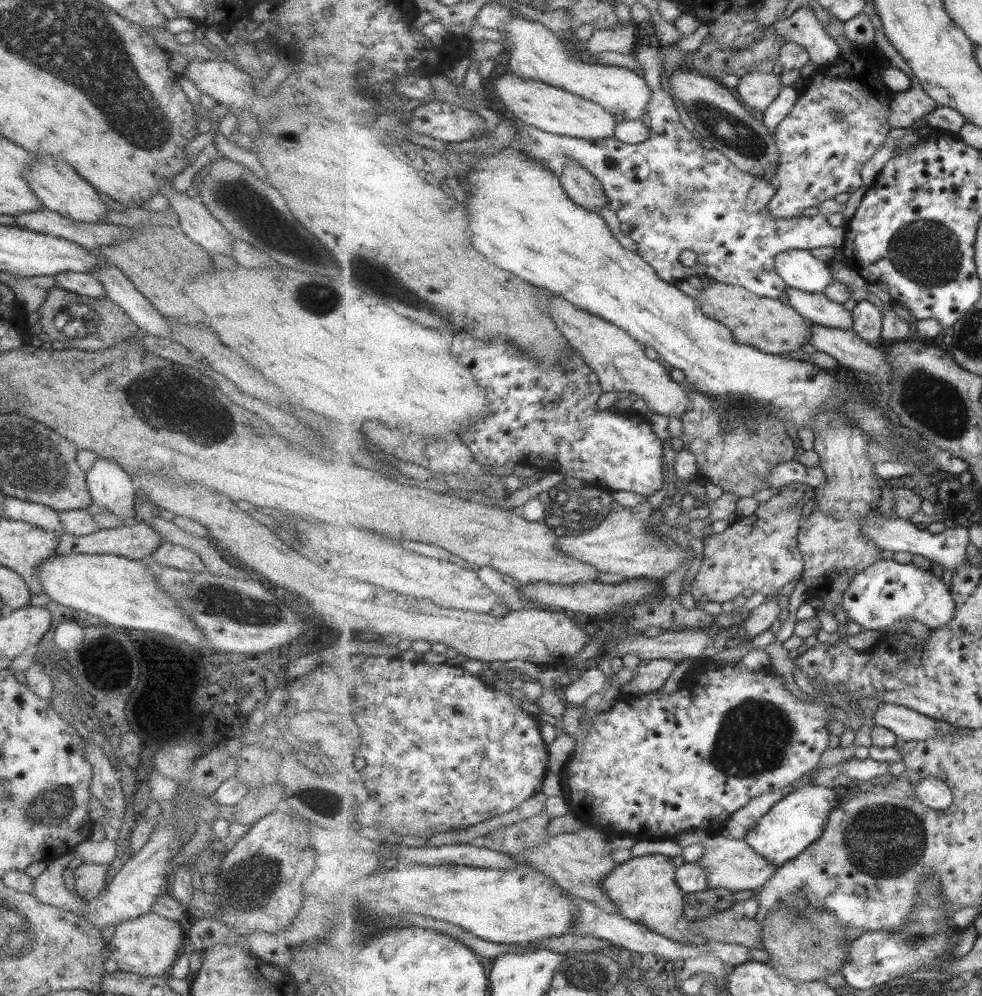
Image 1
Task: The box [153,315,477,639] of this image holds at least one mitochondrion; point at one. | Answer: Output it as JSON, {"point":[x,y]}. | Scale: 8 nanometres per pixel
{"point":[213,600]}

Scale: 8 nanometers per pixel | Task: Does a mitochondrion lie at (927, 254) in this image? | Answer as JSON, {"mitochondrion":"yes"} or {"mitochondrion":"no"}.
{"mitochondrion":"yes"}

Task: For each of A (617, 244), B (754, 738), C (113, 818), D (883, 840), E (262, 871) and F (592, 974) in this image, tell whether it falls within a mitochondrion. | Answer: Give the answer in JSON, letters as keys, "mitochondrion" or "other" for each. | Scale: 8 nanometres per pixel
{"A":"other","B":"mitochondrion","C":"other","D":"mitochondrion","E":"mitochondrion","F":"mitochondrion"}

